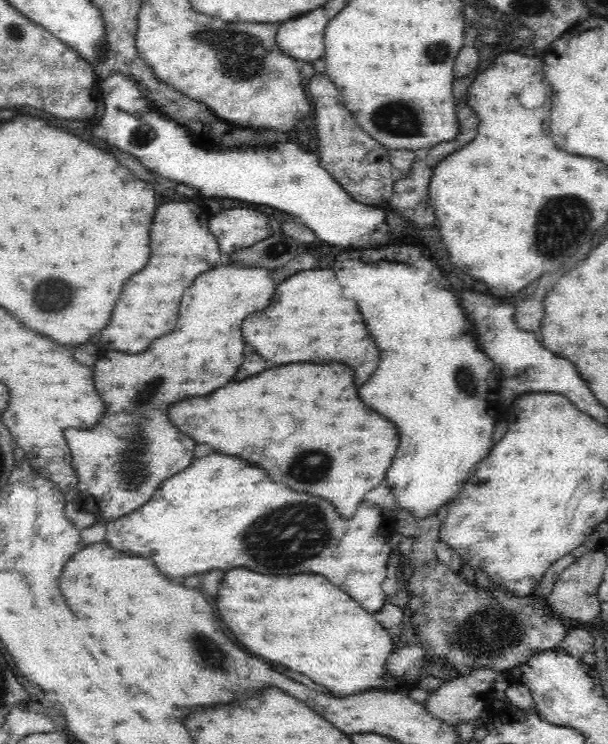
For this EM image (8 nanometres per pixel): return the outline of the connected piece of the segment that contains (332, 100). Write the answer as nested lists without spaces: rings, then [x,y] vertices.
[[[315,72],[308,84],[308,94],[314,102],[314,120],[320,136],[320,165],[344,187],[356,202],[371,207],[380,207],[392,198],[397,174],[389,162],[389,150],[379,142],[374,142],[358,124],[350,118],[350,112],[344,108],[342,94],[328,75]]]

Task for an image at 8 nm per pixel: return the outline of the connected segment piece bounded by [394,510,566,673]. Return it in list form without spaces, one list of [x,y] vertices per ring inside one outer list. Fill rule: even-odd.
[[[442,510],[424,518],[413,518],[411,514],[400,511],[394,514],[398,533],[413,539],[412,564],[416,564],[418,570],[414,580],[410,580],[410,592],[414,596],[420,594],[426,602],[420,612],[426,612],[430,624],[418,626],[418,636],[420,644],[424,642],[430,656],[436,662],[450,658],[450,662],[458,666],[483,666],[502,673],[528,662],[535,654],[557,650],[558,644],[564,640],[566,627],[560,624],[559,618],[545,610],[545,601],[535,603],[534,596],[526,600],[508,595],[506,590],[496,592],[496,596],[490,598],[480,590],[476,592],[468,588],[462,578],[454,576],[444,565],[438,564],[432,568],[430,556],[439,536],[442,514]]]

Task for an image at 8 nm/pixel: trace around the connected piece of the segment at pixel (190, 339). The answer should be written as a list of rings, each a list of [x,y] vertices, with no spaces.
[[[224,260],[224,264],[216,266],[216,270],[208,270],[208,274],[200,274],[192,286],[184,292],[180,312],[184,312],[184,324],[176,326],[164,338],[156,338],[148,350],[140,354],[124,354],[124,352],[106,352],[94,370],[96,390],[102,394],[108,410],[104,420],[94,430],[66,430],[66,442],[72,457],[72,468],[76,469],[80,492],[90,492],[94,502],[98,504],[96,516],[118,520],[142,506],[152,492],[158,489],[164,478],[184,470],[192,460],[194,442],[180,434],[170,420],[166,418],[166,408],[174,400],[182,400],[186,396],[204,396],[212,390],[230,382],[244,358],[244,336],[242,322],[250,312],[264,310],[268,302],[272,302],[272,294],[276,294],[276,284],[272,280],[274,269],[258,268],[258,265],[236,265],[234,261]]]

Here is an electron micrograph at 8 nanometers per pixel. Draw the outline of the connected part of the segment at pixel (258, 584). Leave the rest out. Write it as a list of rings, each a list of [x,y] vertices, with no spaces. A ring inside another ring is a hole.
[[[244,568],[228,570],[216,594],[216,606],[218,616],[224,618],[224,624],[252,654],[332,688],[336,696],[358,694],[386,682],[384,660],[394,648],[388,632],[356,600],[334,588],[320,574],[278,578]]]

